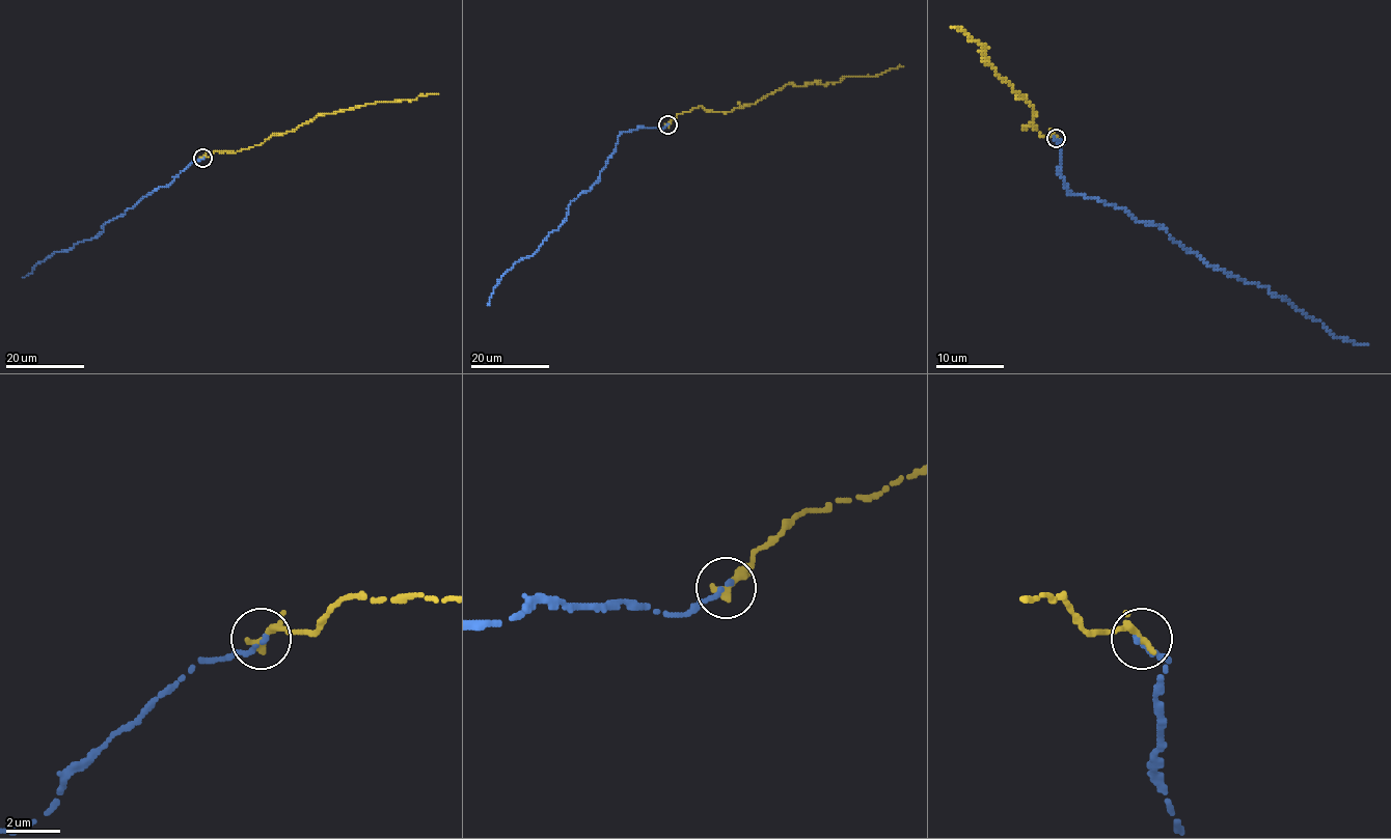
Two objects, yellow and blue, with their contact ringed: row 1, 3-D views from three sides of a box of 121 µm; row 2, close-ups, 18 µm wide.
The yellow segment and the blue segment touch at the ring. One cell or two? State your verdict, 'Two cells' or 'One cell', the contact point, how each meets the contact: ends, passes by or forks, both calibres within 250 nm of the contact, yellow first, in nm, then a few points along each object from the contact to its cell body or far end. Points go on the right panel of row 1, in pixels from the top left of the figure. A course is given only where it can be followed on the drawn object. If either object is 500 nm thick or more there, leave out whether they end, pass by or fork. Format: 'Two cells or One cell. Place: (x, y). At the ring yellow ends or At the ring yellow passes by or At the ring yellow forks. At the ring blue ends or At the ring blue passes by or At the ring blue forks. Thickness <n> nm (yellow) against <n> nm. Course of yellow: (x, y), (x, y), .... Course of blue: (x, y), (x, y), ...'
One cell. Place: (1056, 138). At the ring yellow passes by. At the ring blue ends. Thickness 260 nm (yellow) against 220 nm. Course of yellow: (1056, 137), (1024, 129), (1034, 111), (984, 62), (986, 49), (954, 26). Course of blue: (1056, 139), (1063, 142), (1060, 176), (1068, 192), (1158, 224), (1207, 264), (1264, 285), (1336, 336), (1368, 343)

